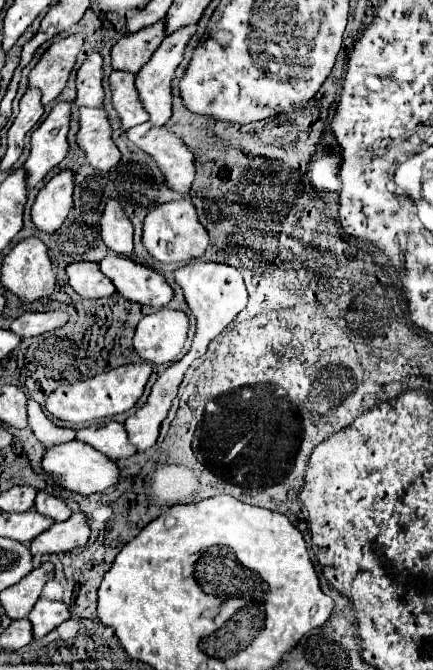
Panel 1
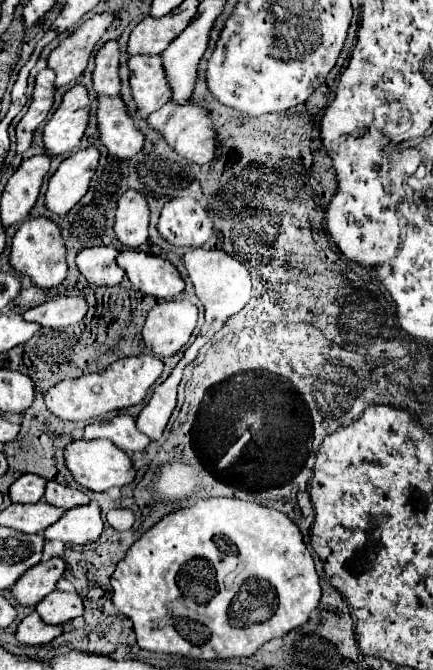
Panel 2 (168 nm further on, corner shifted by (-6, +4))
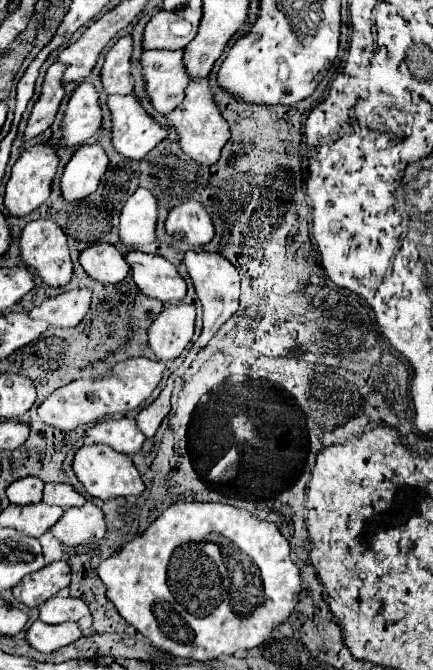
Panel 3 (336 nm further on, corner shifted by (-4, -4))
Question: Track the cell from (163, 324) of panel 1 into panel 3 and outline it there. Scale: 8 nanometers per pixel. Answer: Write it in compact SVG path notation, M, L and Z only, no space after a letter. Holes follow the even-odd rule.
M190 304L168 306L148 328L148 346L162 362L174 360L194 336L196 310Z

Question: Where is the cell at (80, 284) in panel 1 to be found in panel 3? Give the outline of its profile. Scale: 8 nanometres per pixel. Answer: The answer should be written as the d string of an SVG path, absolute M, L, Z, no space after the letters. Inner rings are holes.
M94 244L86 248L78 260L84 272L102 284L118 284L130 272L124 256L110 244Z

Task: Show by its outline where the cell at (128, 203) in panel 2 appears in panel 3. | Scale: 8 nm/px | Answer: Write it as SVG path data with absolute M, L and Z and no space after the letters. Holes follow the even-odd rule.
M138 188L122 208L120 214L120 240L128 246L146 246L154 242L156 228L156 212L158 204L152 192L146 188Z

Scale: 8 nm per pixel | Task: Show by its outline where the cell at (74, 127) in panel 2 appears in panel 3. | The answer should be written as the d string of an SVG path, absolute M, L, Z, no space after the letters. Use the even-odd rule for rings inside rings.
M82 82L70 96L62 118L62 140L60 146L82 146L90 136L96 134L102 122L98 106L98 92L90 82Z

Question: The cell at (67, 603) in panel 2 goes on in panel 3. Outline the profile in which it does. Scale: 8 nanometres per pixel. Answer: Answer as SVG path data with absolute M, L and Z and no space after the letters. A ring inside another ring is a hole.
M52 596L40 606L40 620L46 624L62 624L62 622L78 622L90 614L88 606L80 598L60 598Z

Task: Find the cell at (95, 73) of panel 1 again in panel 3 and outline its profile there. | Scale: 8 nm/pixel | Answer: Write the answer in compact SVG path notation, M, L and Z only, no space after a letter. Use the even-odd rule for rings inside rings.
M122 36L106 54L104 66L100 72L102 86L108 96L112 94L130 94L132 78L130 78L130 54L132 54L132 36Z

